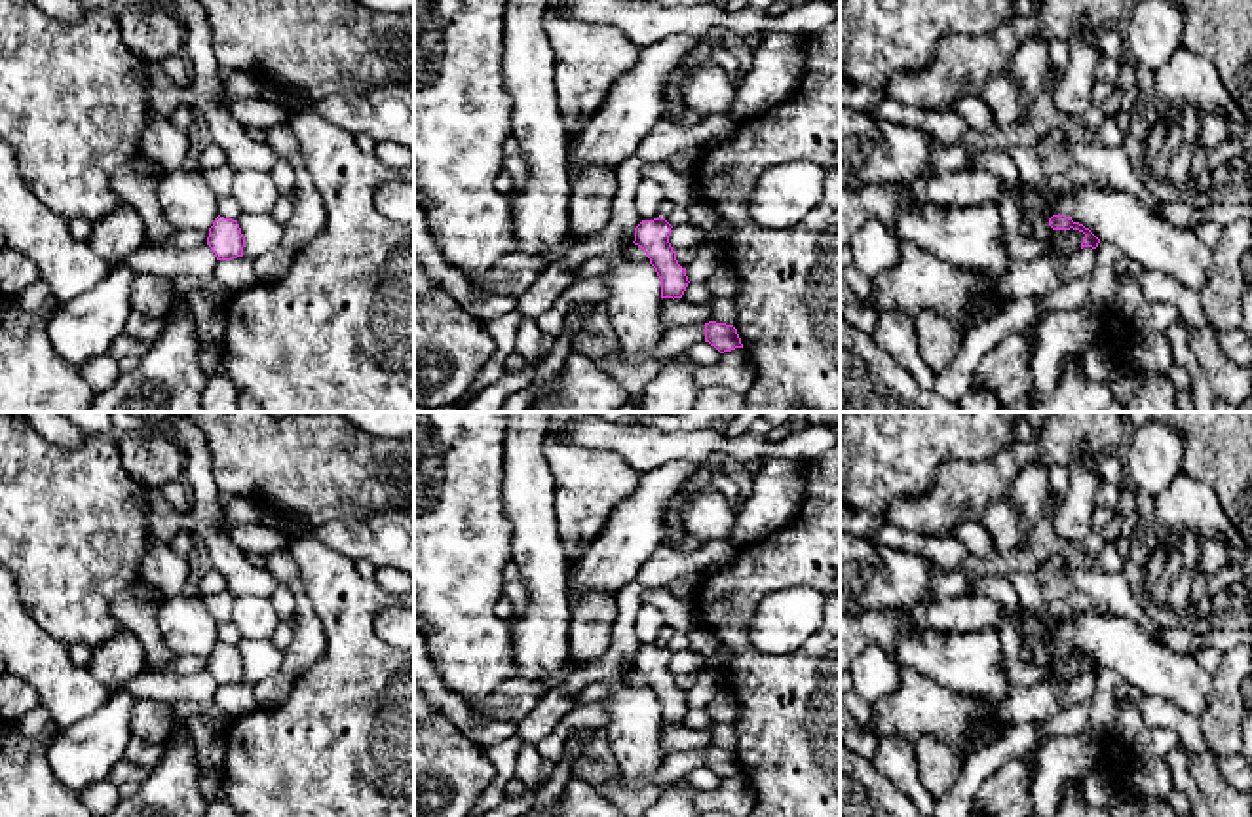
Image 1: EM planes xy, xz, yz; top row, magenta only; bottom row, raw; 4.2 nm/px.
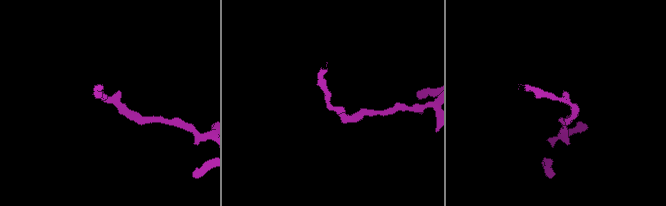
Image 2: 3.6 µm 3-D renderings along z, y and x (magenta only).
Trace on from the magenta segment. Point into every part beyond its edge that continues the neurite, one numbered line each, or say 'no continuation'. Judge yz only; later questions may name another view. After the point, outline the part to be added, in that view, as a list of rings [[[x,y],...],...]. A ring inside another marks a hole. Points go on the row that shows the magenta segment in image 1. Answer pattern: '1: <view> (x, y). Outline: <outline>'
no continuation

